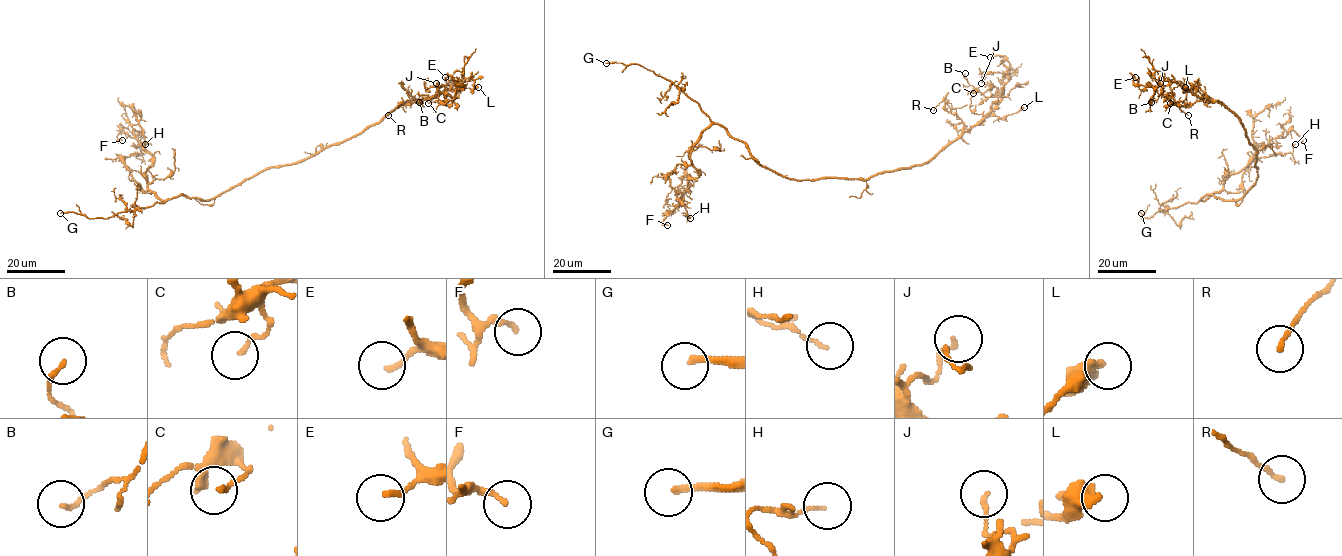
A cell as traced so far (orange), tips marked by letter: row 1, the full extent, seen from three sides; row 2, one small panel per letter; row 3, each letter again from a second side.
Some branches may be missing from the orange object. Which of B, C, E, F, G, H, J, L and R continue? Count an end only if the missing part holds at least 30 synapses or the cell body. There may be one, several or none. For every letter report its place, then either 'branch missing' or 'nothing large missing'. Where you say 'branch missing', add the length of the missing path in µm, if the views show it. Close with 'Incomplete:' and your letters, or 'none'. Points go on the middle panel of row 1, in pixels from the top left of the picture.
B: (965, 73) | nothing large missing
C: (973, 93) | nothing large missing
E: (990, 57) | nothing large missing
F: (667, 225) | nothing large missing
G: (606, 63) | branch missing | 50 µm
H: (690, 218) | nothing large missing
J: (981, 83) | nothing large missing
L: (1024, 107) | nothing large missing
R: (933, 110) | nothing large missing
Incomplete: G

